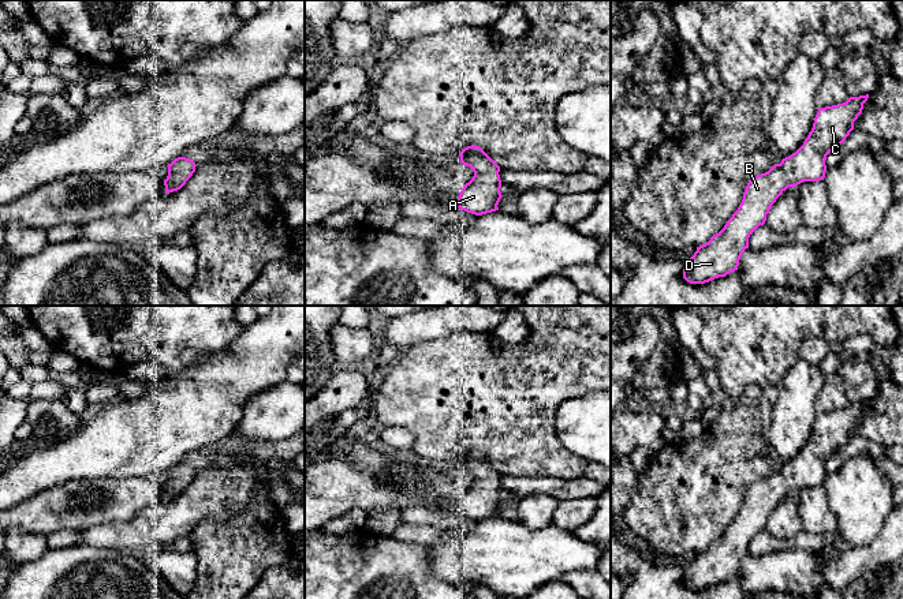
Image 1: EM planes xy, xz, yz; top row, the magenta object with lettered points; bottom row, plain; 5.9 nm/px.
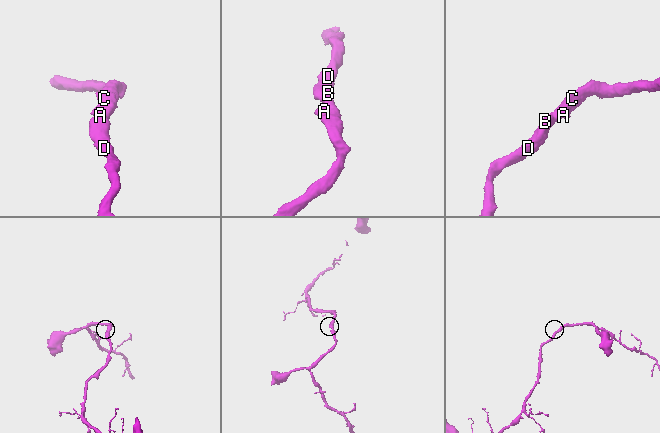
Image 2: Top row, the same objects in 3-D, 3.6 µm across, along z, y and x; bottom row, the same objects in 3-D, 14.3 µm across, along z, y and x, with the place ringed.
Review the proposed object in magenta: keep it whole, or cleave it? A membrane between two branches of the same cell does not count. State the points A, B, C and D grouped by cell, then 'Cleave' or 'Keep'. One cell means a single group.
Groups: A B C D. Keep

